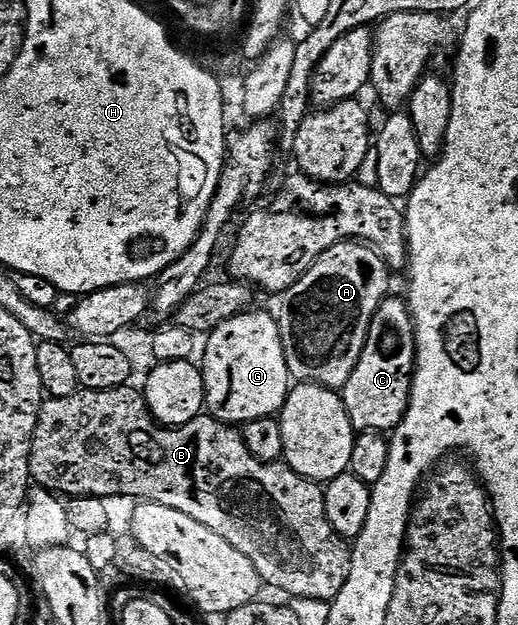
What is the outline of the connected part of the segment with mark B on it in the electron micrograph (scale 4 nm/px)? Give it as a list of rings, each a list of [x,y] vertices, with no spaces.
[[[128,385],[117,389],[109,389],[108,391],[83,389],[71,398],[48,398],[41,408],[39,424],[35,427],[35,438],[31,440],[32,480],[40,488],[58,493],[63,497],[95,495],[98,499],[110,500],[111,495],[128,495],[129,498],[135,499],[134,501],[169,505],[169,509],[177,509],[177,513],[186,513],[189,517],[193,517],[193,521],[201,521],[201,525],[205,525],[205,529],[213,529],[213,533],[217,533],[217,537],[225,537],[225,541],[229,541],[229,545],[233,545],[233,549],[245,553],[245,557],[249,557],[249,561],[253,561],[260,579],[268,588],[276,587],[277,590],[284,591],[284,596],[297,599],[334,601],[341,593],[341,589],[347,583],[349,576],[351,576],[353,555],[343,536],[331,524],[324,488],[318,482],[301,477],[286,465],[280,465],[278,462],[263,462],[258,459],[248,449],[242,430],[236,429],[230,423],[223,423],[214,417],[200,417],[184,427],[160,427],[148,410],[144,392],[142,390],[134,391],[133,388],[134,386]]]

